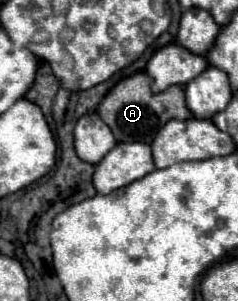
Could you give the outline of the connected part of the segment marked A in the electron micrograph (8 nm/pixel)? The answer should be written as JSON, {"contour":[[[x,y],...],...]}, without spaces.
{"contour":[[[137,72],[125,80],[121,80],[99,104],[97,114],[111,128],[117,142],[145,142],[151,144],[155,134],[173,118],[187,120],[191,116],[185,106],[185,92],[181,86],[171,86],[165,92],[153,94],[151,80],[145,72]]]}

